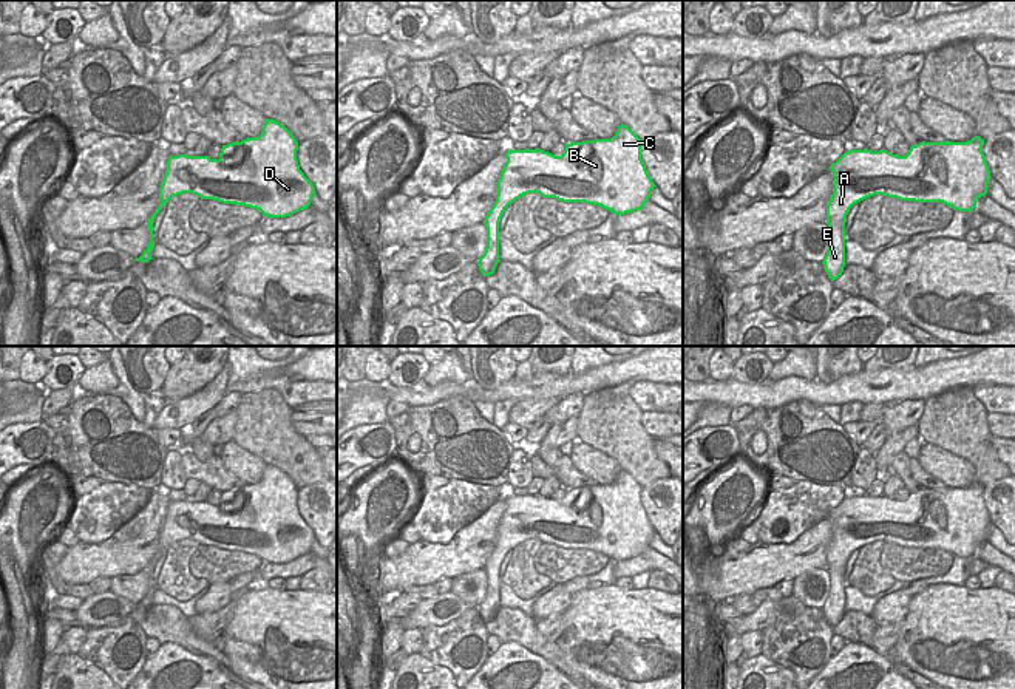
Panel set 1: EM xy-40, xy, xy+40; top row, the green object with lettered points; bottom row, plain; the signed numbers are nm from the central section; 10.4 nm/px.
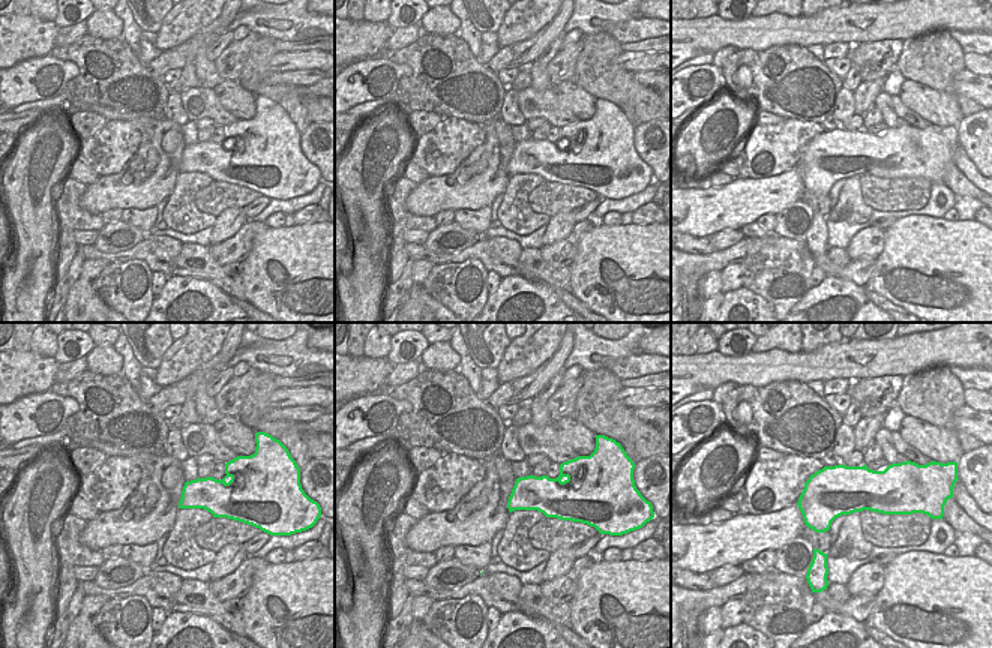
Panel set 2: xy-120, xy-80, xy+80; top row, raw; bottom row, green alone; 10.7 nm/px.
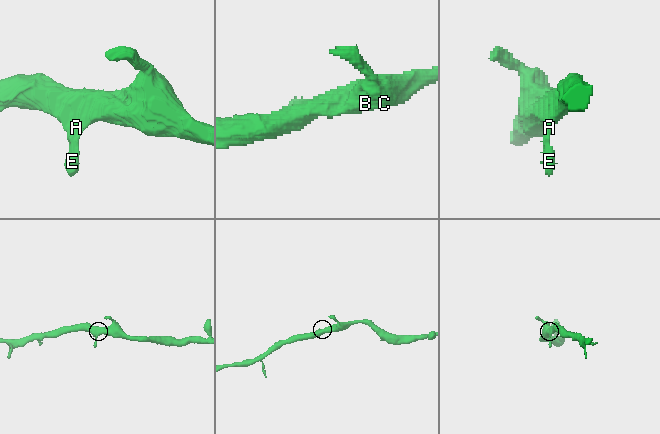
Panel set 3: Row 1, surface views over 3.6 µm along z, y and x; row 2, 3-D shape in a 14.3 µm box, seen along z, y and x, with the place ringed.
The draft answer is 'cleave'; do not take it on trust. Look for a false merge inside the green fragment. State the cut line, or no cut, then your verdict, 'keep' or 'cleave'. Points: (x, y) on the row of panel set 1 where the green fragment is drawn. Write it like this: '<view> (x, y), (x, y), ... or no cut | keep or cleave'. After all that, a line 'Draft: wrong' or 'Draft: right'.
no cut | keep
Draft: wrong

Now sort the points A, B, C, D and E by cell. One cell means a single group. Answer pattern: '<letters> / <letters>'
A B C D E

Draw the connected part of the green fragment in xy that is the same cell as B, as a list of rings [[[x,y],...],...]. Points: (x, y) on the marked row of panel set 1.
[[[621,124],[610,139],[565,144],[565,150],[561,156],[539,148],[507,151],[507,162],[497,181],[496,201],[484,219],[487,227],[487,247],[477,261],[484,278],[493,275],[501,261],[501,218],[505,209],[524,195],[539,193],[542,198],[555,198],[562,202],[593,204],[618,216],[641,210],[657,187],[641,159],[641,144],[643,141],[627,125]]]

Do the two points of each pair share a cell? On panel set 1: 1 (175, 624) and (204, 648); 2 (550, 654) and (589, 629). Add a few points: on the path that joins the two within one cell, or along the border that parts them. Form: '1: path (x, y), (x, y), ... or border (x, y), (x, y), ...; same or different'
1: path (183, 632), (196, 646); same
2: border (553, 641), (564, 661), (577, 672); different

